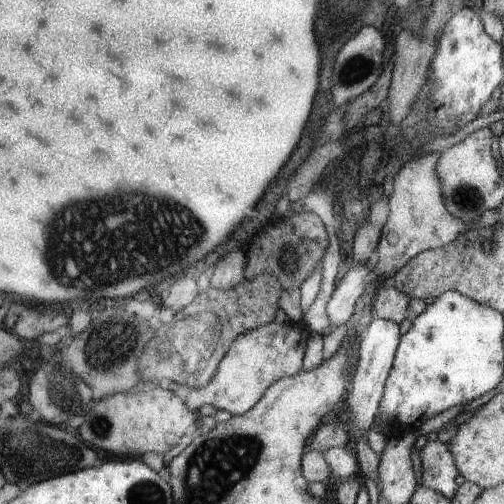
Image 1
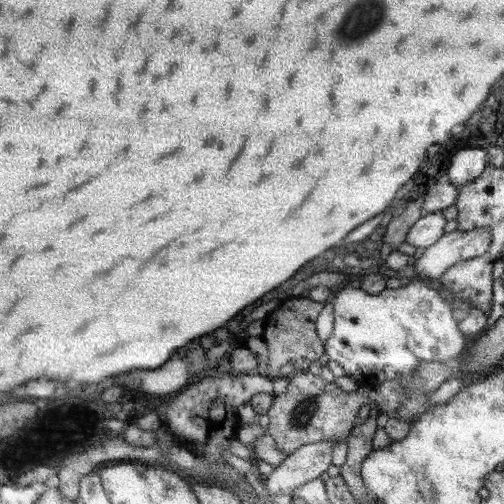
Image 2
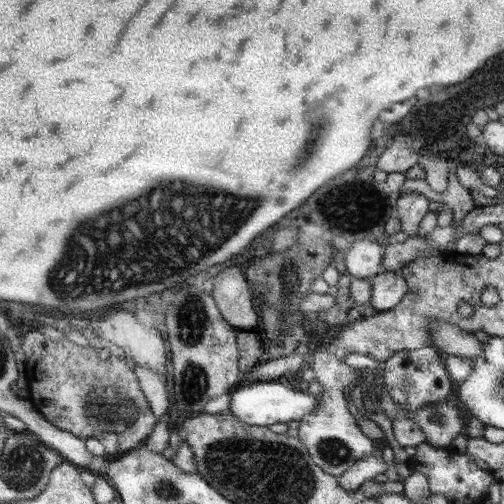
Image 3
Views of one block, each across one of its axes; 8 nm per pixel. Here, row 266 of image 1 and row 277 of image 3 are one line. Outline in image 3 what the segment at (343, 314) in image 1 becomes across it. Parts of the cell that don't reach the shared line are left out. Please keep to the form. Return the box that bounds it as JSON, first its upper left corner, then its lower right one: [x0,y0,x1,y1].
[343,240,385,278]

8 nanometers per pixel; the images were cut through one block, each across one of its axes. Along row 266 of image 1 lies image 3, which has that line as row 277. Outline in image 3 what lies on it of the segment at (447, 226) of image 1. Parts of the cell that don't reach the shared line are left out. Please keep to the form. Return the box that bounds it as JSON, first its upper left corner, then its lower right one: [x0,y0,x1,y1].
[369,272,407,312]

